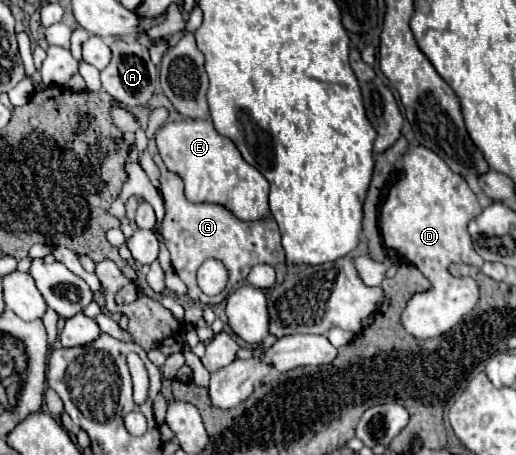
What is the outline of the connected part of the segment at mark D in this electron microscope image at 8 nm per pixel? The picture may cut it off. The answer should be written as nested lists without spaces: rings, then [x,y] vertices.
[[[424,146],[408,148],[404,154],[404,174],[390,188],[380,208],[380,234],[386,248],[396,250],[410,266],[418,268],[430,280],[430,288],[416,292],[402,310],[400,322],[410,336],[418,340],[440,338],[478,304],[478,284],[472,278],[454,278],[448,268],[456,262],[484,264],[468,234],[468,222],[480,212],[482,206],[466,180],[452,172],[438,154]]]

